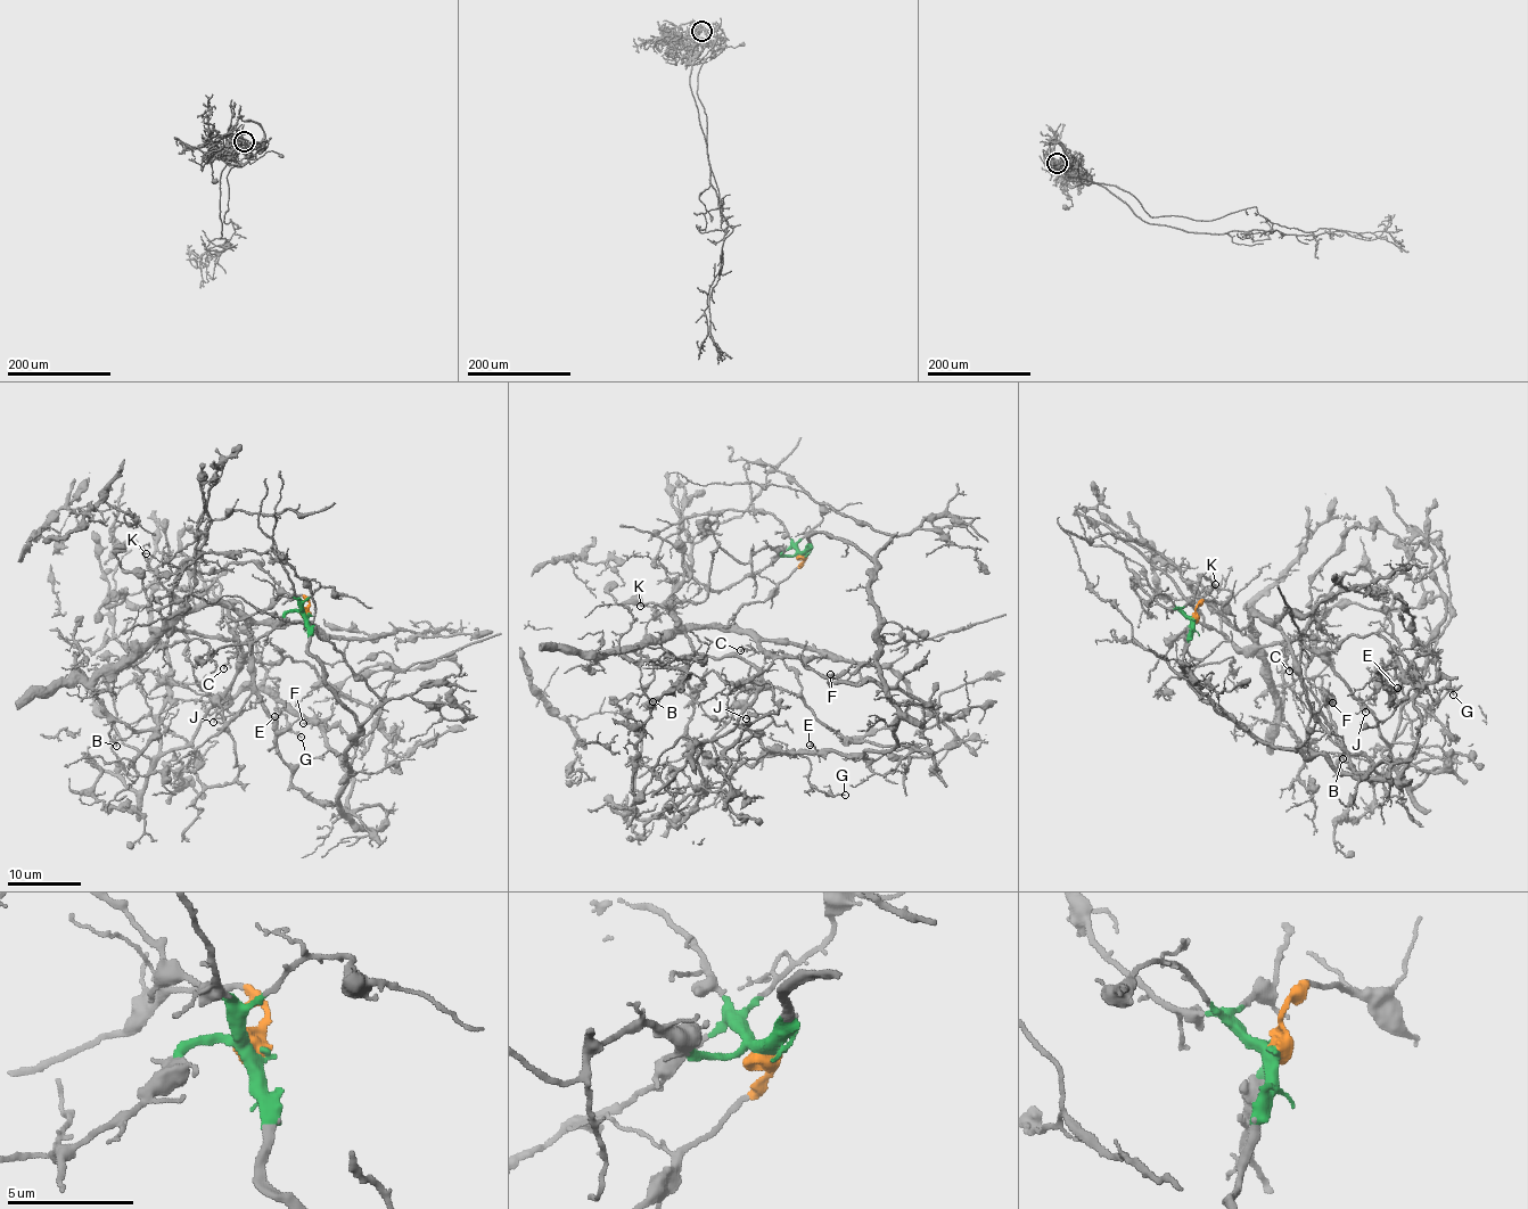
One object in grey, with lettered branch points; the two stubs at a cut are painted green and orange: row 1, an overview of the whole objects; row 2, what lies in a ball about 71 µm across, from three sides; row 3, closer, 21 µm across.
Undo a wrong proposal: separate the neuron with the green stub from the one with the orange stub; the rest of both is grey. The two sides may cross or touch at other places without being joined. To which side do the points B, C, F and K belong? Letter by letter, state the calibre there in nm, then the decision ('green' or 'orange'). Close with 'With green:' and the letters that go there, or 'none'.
B: 110 nm thick; orange
C: 120 nm thick; orange
F: 120 nm thick; green
K: 80 nm thick; orange
With green: F

